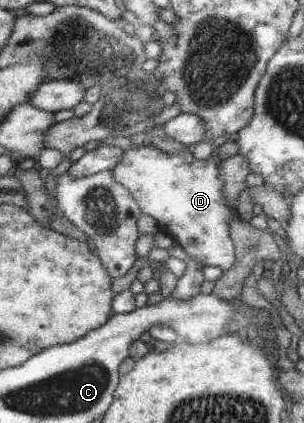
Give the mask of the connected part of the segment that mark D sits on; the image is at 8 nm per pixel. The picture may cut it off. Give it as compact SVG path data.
M153 145L131 146L122 150L117 165L111 170L111 178L129 192L141 214L153 217L157 226L165 227L185 256L225 272L234 262L233 245L228 236L228 219L233 213L228 211L222 198L219 162L223 159L213 157L213 152L200 160L193 158L191 148L167 153Z

